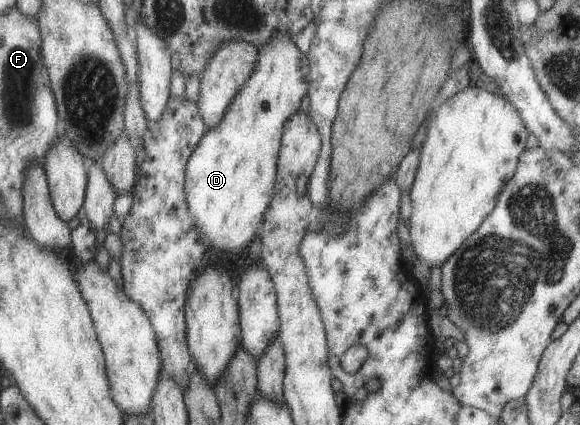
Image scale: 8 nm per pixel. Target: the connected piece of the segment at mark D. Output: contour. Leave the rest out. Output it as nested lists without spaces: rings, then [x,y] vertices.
[[[286,33],[269,40],[260,47],[252,76],[228,105],[221,123],[209,129],[199,140],[186,163],[184,192],[188,214],[197,230],[200,242],[210,254],[239,254],[255,239],[257,227],[262,224],[277,181],[277,154],[280,150],[283,124],[299,111],[300,102],[307,93],[308,59],[294,45]]]

